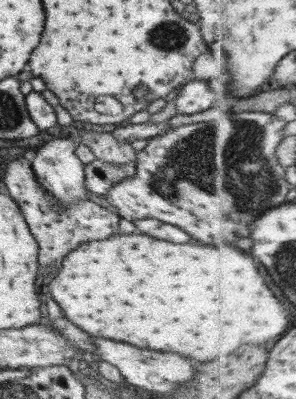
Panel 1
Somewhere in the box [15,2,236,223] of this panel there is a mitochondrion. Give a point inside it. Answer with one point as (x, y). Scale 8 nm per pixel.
(167, 36)

